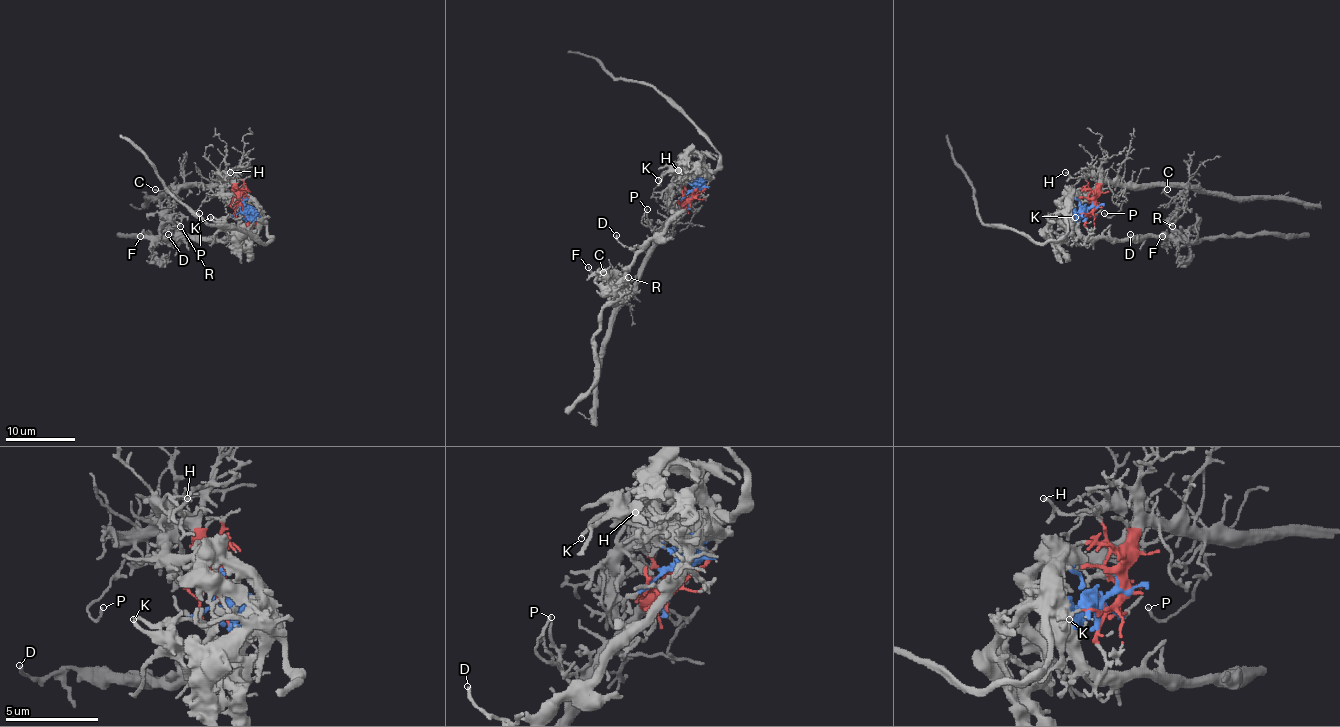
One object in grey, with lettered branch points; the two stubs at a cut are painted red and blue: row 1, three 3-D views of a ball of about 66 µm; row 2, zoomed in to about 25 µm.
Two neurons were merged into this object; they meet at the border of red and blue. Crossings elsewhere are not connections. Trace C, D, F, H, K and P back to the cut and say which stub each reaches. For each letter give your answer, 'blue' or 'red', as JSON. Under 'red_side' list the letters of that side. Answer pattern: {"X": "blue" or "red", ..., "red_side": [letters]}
{"C": "red", "D": "blue", "F": "blue", "H": "red", "K": "blue", "P": "red", "red_side": ["C", "H", "P"]}

